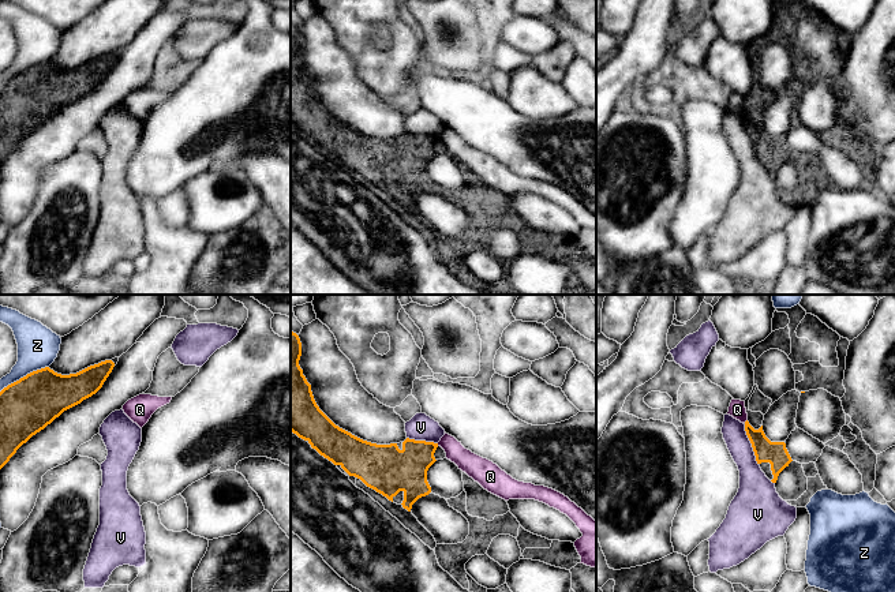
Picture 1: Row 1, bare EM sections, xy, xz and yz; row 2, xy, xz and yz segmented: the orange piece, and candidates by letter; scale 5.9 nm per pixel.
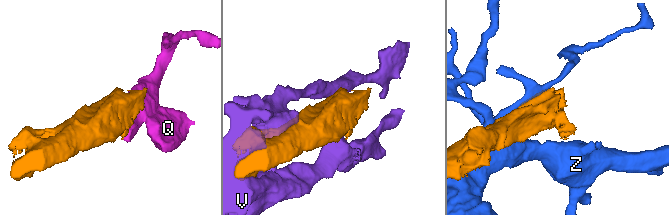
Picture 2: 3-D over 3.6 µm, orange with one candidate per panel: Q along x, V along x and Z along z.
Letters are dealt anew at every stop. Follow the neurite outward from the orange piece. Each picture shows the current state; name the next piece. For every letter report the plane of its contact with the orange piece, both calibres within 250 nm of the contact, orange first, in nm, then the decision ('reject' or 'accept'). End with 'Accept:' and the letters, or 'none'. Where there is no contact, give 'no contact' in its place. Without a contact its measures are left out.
Q: yz | 130/100 nm | reject
V: yz | 140/190 nm | reject
Z: xy | 320/240 nm | reject
Accept: none

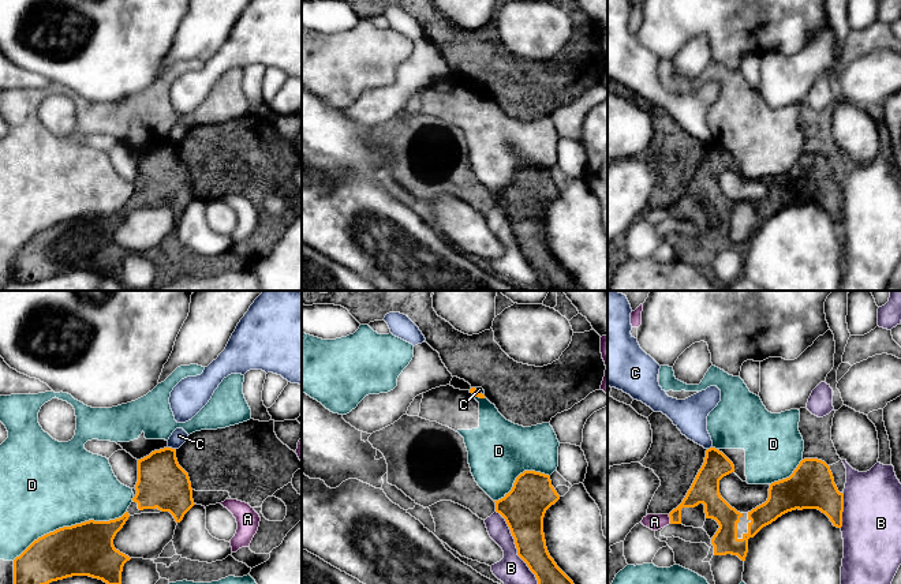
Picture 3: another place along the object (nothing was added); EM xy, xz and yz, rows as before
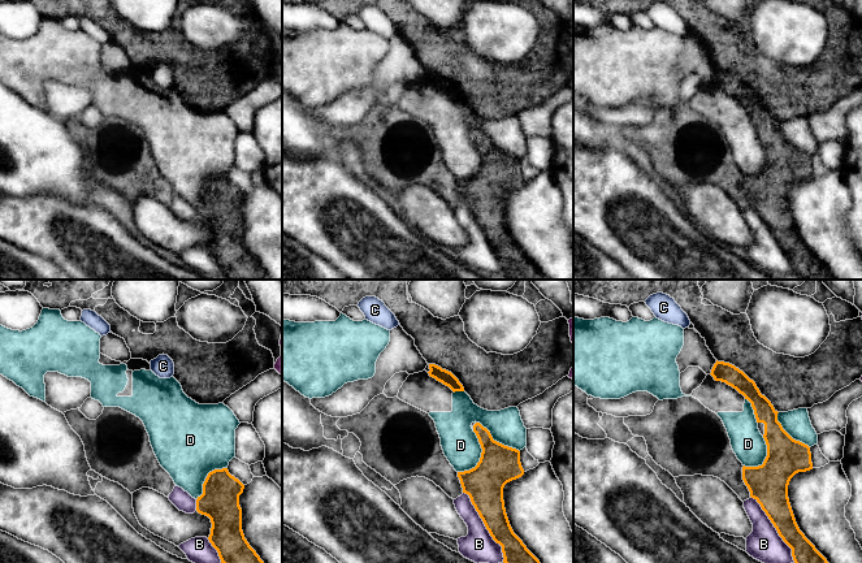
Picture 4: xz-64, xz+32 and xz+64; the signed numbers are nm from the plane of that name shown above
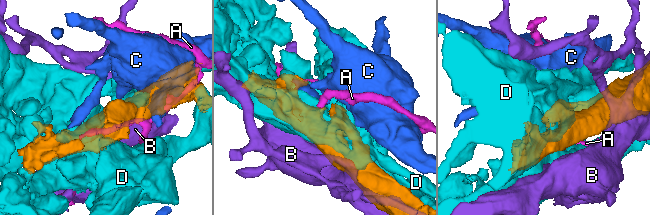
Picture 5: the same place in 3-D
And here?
A: yz | 140/100 nm | reject
B: xz | 260/170 nm | reject
C: xy | 300/90 nm | reject
D: xy | 320/480 nm | reject
Accept: none

